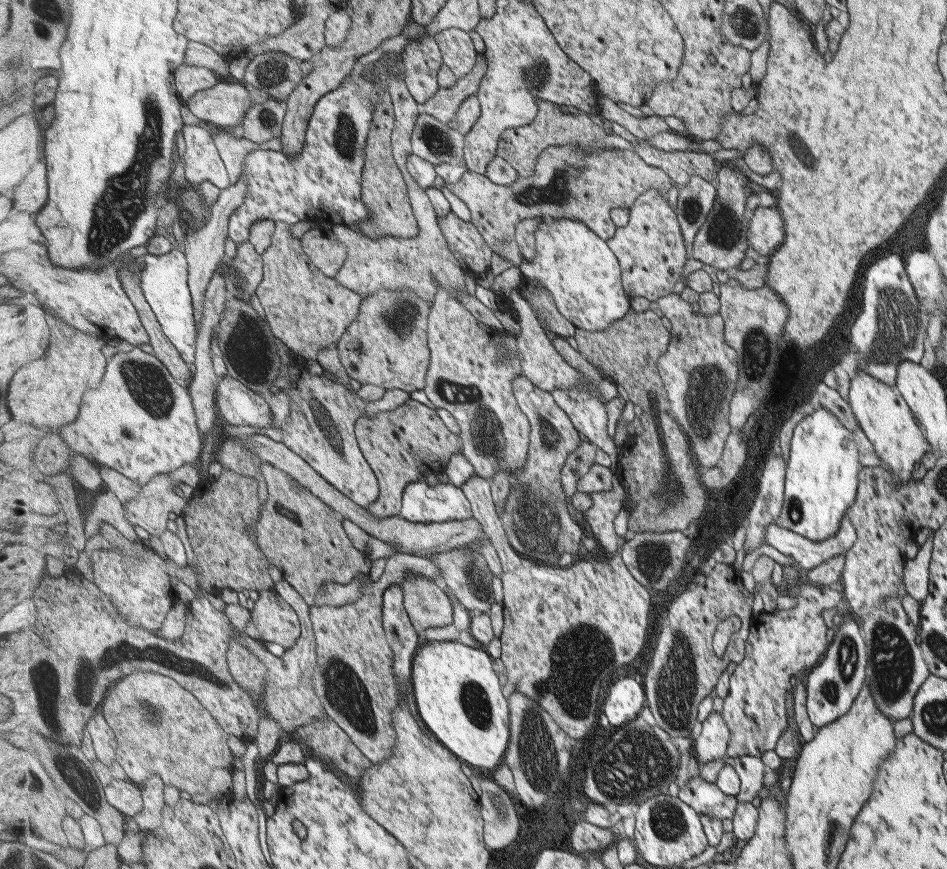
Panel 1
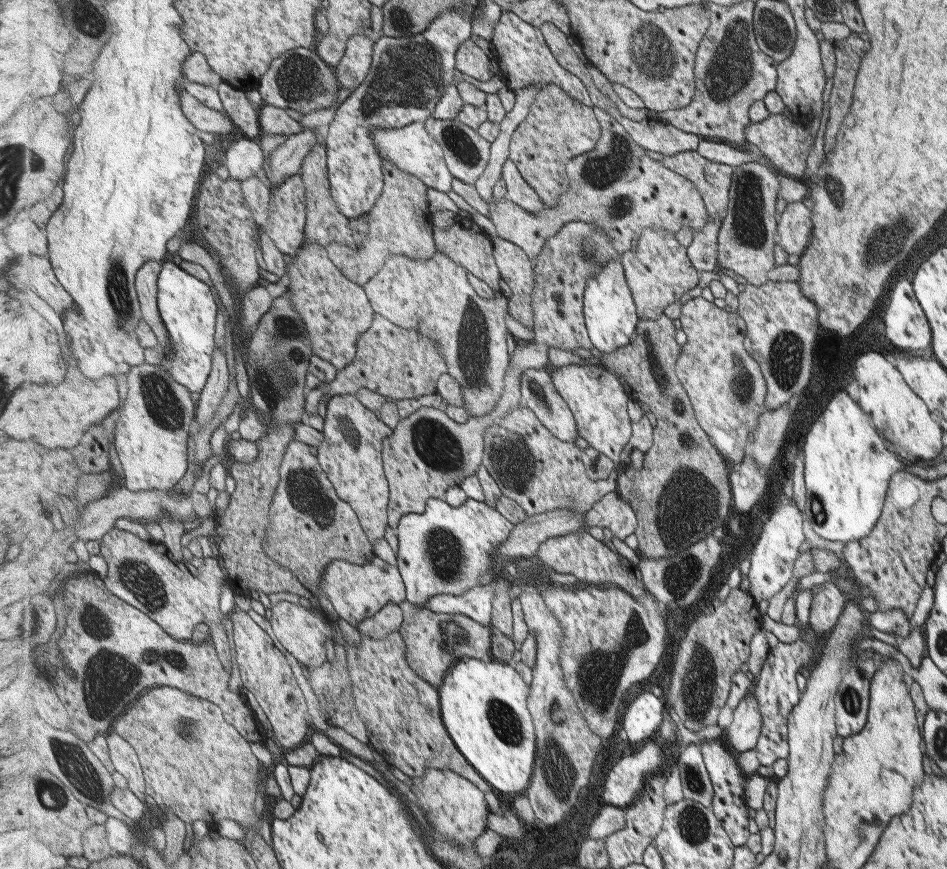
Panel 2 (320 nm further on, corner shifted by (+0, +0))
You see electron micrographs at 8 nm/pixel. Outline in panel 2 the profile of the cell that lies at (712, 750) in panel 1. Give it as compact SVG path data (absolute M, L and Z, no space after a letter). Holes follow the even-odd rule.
M753 694L743 697L733 709L733 719L728 727L723 728L721 739L737 752L753 749L760 738L762 714Z

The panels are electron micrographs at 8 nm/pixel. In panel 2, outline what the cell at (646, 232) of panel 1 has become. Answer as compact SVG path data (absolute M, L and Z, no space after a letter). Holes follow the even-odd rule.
M645 228L635 250L623 253L621 261L641 320L659 318L665 314L667 306L697 286L699 272L687 258L687 247L679 244L665 228Z

